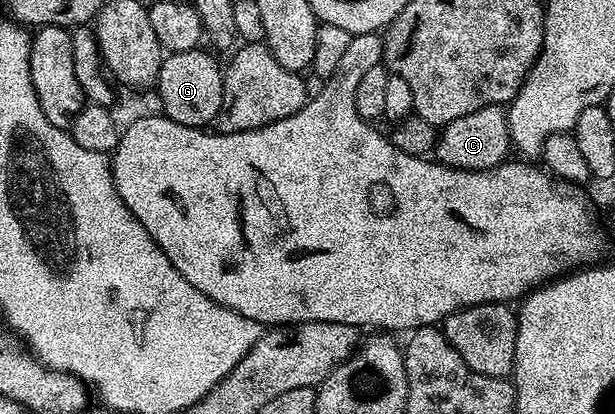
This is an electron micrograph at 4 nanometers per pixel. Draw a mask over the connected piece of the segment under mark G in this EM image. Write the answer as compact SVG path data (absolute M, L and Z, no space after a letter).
M204 48L168 54L160 63L159 90L166 117L183 126L207 127L215 123L222 108L224 76L221 63L216 63Z

